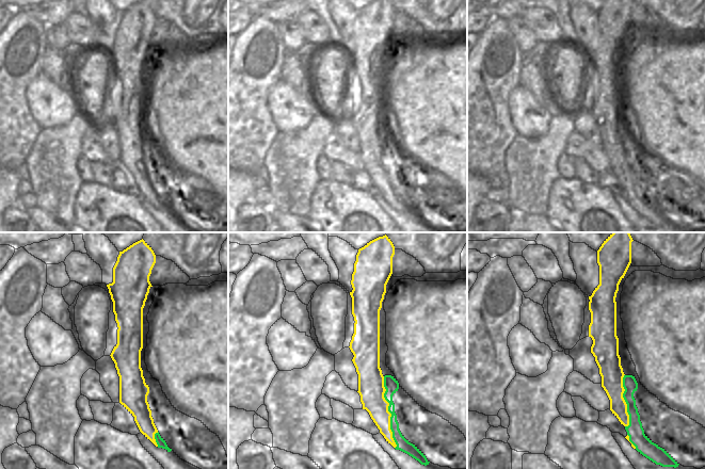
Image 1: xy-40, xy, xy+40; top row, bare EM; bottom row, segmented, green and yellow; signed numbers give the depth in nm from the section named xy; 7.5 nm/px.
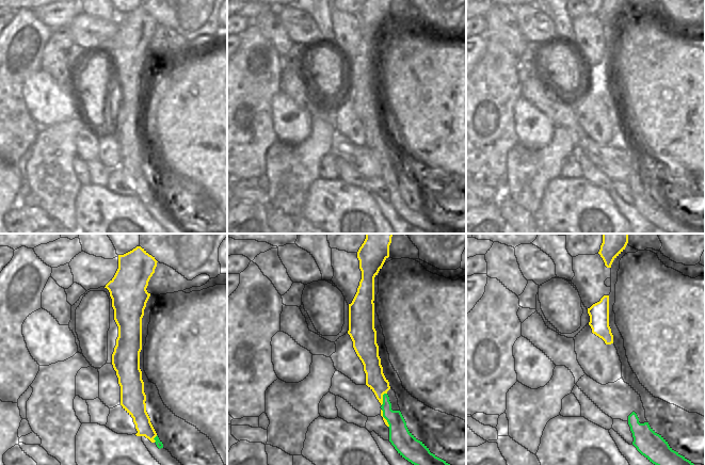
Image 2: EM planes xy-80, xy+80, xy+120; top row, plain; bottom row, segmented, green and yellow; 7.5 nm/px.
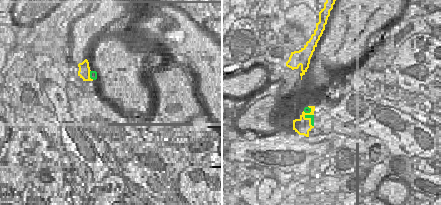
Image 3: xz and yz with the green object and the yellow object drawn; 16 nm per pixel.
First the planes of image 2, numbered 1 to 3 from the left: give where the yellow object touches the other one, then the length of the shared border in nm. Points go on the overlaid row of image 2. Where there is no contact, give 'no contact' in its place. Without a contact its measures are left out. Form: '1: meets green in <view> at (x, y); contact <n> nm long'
1: meets green in xy-80 at (154, 438); contact 60 nm long
2: meets green in xy+80 at (383, 398); contact 100 nm long
3: no contact

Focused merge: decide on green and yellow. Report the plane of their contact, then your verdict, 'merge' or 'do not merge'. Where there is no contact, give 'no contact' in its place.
contact in xy; merge

